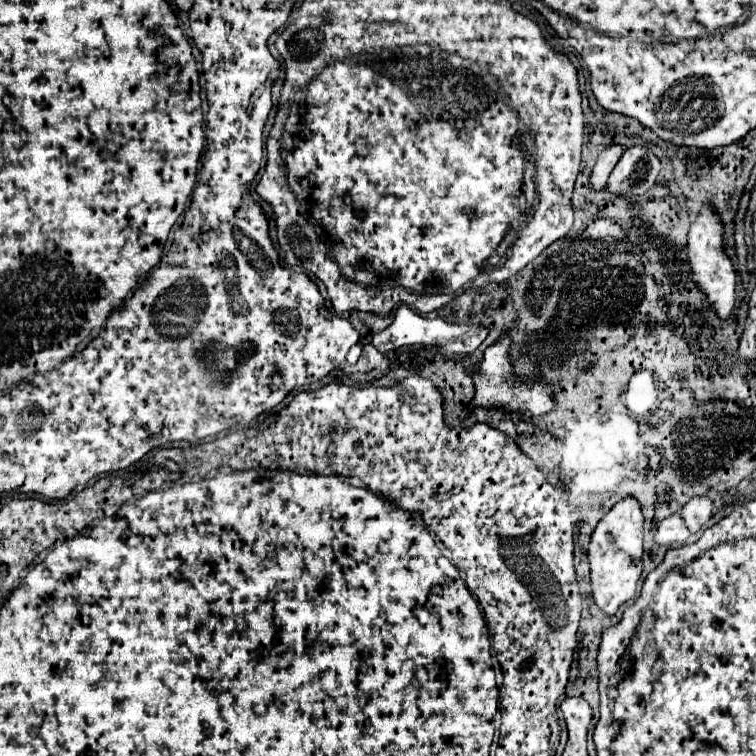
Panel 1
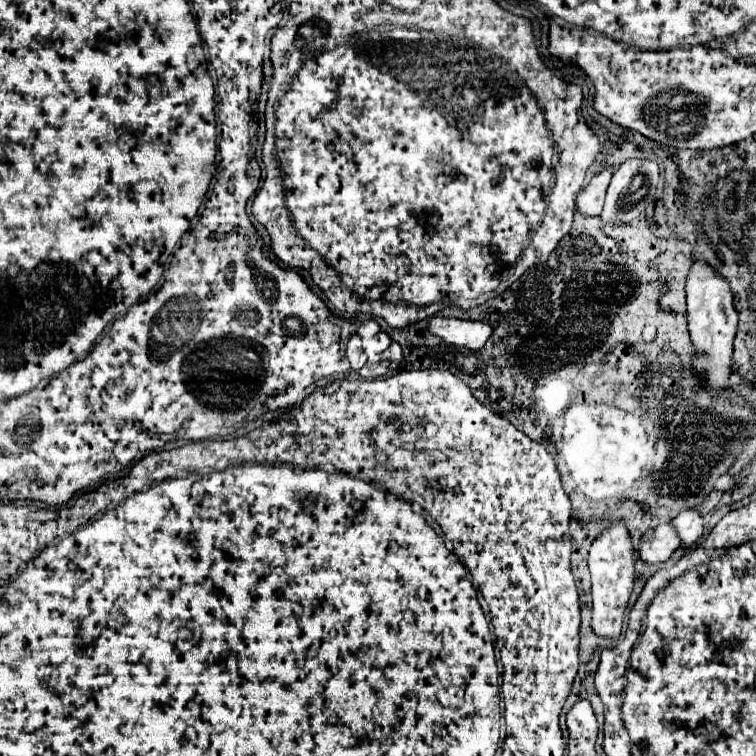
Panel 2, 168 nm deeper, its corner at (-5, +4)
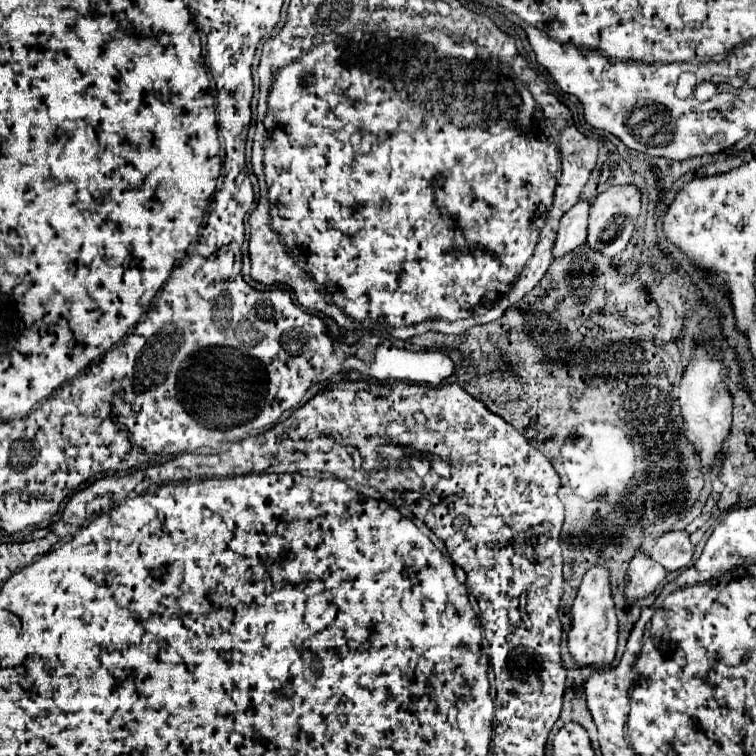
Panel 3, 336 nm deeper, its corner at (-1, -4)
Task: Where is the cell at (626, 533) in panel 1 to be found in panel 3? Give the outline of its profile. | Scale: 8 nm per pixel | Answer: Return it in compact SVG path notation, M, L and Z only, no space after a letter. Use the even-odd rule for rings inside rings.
M602 564L592 566L578 588L576 602L572 606L572 628L568 632L568 648L574 660L582 666L606 666L616 656L618 620L614 612L614 598L610 588L610 570Z

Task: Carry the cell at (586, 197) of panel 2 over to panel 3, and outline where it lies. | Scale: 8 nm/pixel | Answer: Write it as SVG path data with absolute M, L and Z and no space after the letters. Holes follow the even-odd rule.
M578 200L560 220L558 238L554 244L554 256L564 256L566 252L574 250L576 246L586 242L588 232L588 214L590 214L590 200Z

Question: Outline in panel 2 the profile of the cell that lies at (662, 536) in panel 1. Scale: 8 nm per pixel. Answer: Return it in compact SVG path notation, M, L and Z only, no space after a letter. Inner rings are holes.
M660 524L644 532L638 548L640 560L648 564L660 564L670 560L670 556L680 548L680 540L670 524Z

